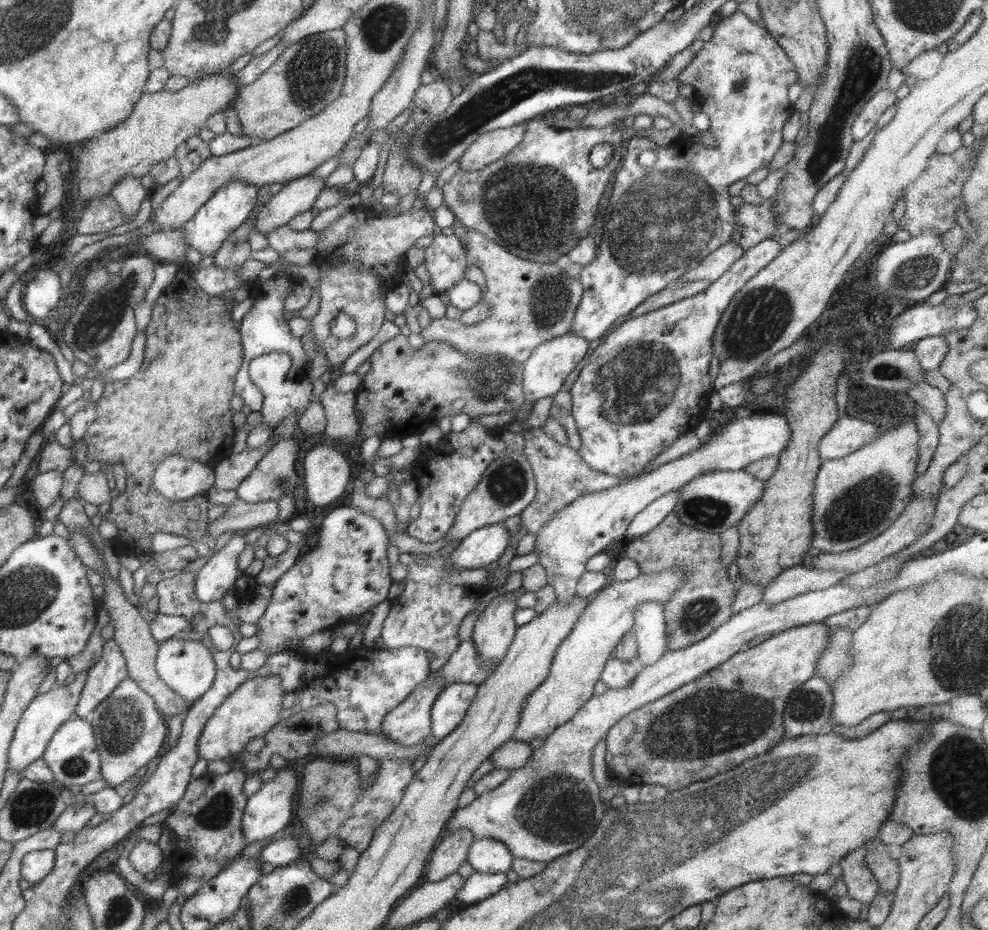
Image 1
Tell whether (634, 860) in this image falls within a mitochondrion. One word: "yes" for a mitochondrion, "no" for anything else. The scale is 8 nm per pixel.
yes

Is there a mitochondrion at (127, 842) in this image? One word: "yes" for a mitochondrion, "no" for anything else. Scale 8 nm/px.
no

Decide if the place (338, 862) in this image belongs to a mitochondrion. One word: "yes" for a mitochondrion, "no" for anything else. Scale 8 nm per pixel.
no

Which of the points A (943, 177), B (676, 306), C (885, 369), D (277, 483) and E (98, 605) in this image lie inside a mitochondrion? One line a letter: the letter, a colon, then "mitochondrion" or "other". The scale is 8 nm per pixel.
A: other
B: other
C: mitochondrion
D: mitochondrion
E: other

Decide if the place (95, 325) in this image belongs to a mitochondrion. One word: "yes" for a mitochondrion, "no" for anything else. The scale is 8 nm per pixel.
yes

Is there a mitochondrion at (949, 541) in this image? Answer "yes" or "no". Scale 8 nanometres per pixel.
no

